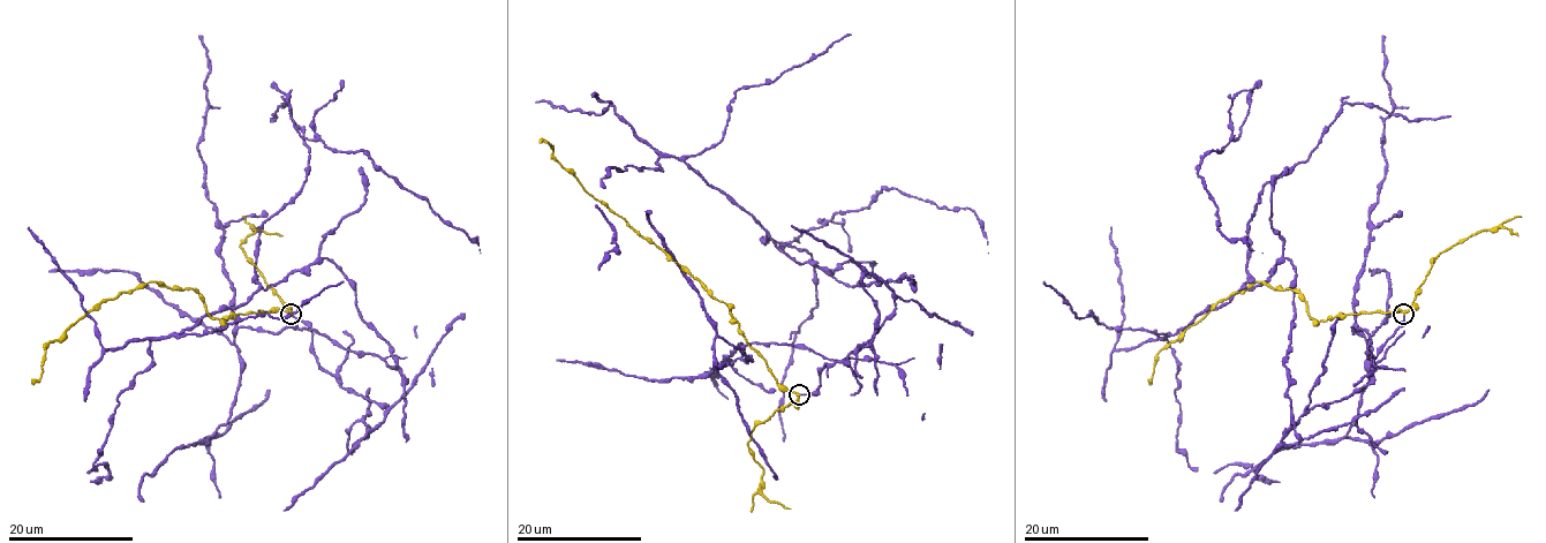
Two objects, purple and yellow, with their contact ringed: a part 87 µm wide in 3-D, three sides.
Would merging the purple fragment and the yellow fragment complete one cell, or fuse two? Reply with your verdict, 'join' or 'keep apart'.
keep apart

